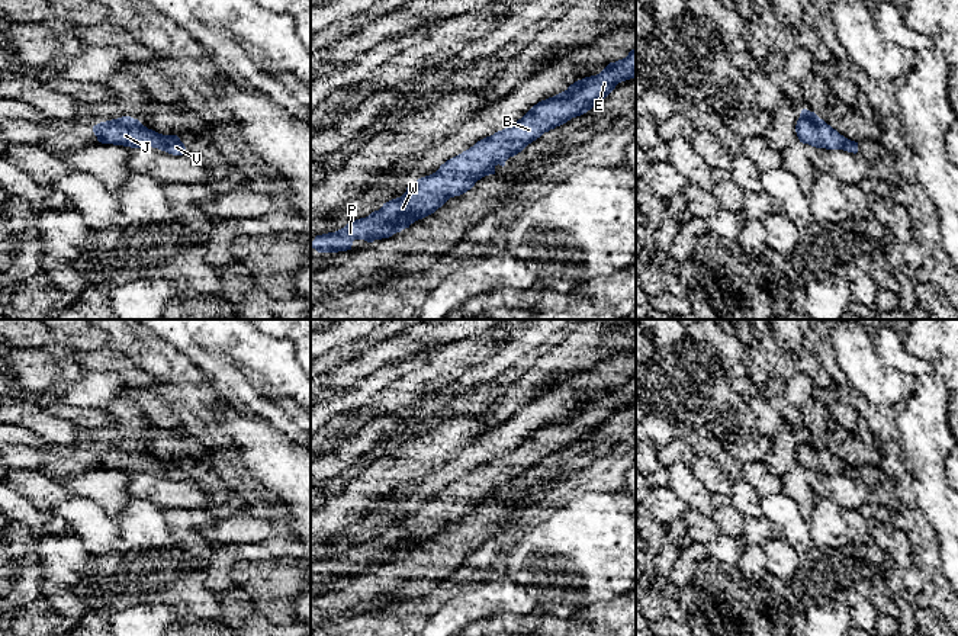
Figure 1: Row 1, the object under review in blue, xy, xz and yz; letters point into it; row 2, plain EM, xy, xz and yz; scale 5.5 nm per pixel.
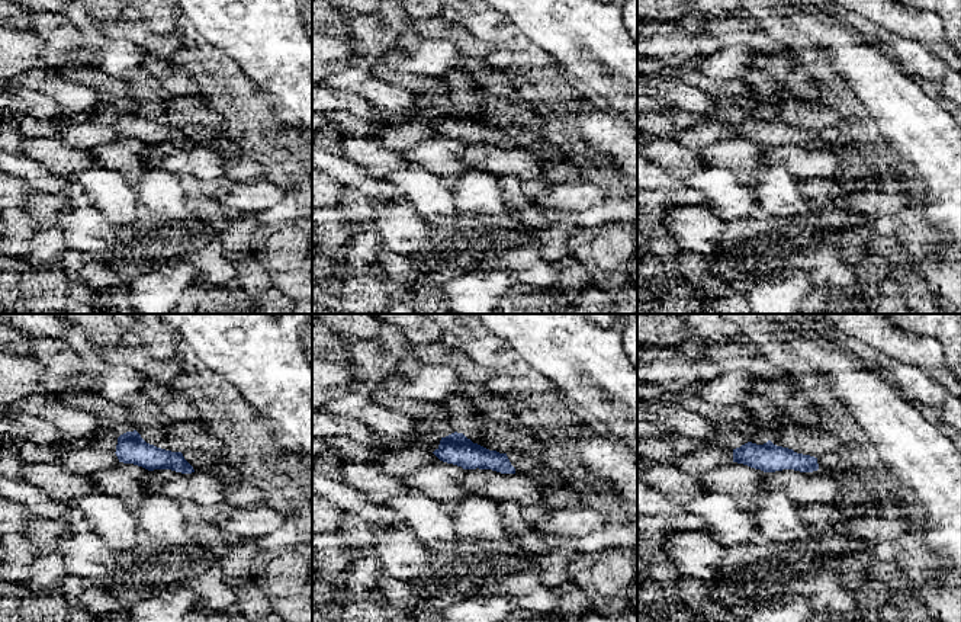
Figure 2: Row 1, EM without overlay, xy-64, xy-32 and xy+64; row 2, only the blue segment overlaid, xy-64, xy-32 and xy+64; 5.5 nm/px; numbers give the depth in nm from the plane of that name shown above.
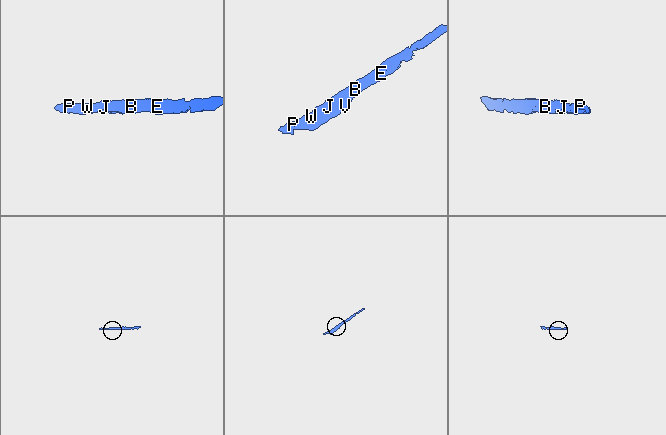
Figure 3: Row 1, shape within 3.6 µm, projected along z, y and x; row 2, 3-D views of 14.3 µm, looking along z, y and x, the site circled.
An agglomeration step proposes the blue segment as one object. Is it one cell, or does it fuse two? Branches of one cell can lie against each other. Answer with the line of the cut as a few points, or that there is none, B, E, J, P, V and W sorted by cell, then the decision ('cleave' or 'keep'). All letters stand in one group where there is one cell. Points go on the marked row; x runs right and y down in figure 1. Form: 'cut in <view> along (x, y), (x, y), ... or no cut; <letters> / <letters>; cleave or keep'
no cut; B E J P V W; keep

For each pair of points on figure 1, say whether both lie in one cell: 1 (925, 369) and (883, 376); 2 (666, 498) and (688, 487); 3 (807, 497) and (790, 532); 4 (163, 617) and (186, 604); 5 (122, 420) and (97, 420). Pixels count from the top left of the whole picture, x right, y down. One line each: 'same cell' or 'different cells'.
1: different cells
2: different cells
3: different cells
4: different cells
5: same cell

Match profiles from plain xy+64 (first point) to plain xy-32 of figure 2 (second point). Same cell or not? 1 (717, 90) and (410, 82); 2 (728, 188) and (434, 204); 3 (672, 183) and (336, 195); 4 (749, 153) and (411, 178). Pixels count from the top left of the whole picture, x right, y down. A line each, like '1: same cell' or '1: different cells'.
1: same cell
2: same cell
3: different cells
4: different cells

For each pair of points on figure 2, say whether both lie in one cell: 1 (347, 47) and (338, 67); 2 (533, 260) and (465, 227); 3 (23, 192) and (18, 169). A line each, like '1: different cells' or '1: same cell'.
1: same cell
2: same cell
3: different cells

